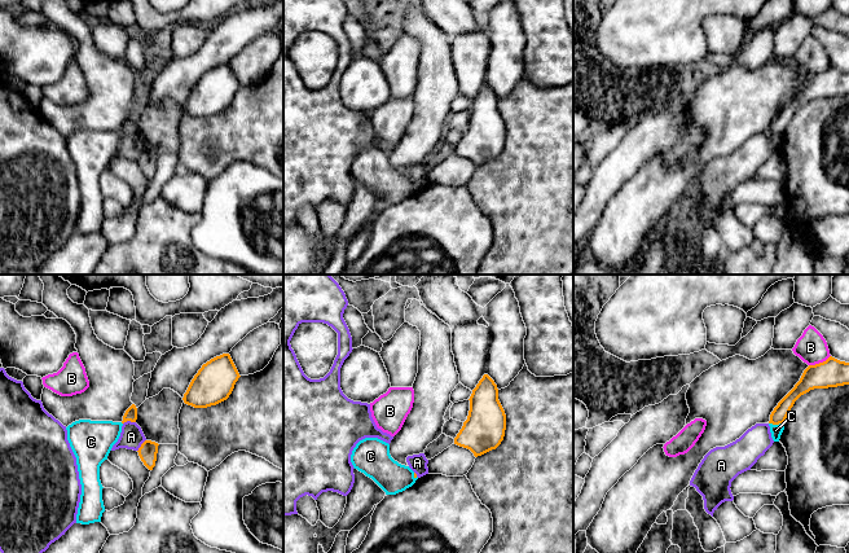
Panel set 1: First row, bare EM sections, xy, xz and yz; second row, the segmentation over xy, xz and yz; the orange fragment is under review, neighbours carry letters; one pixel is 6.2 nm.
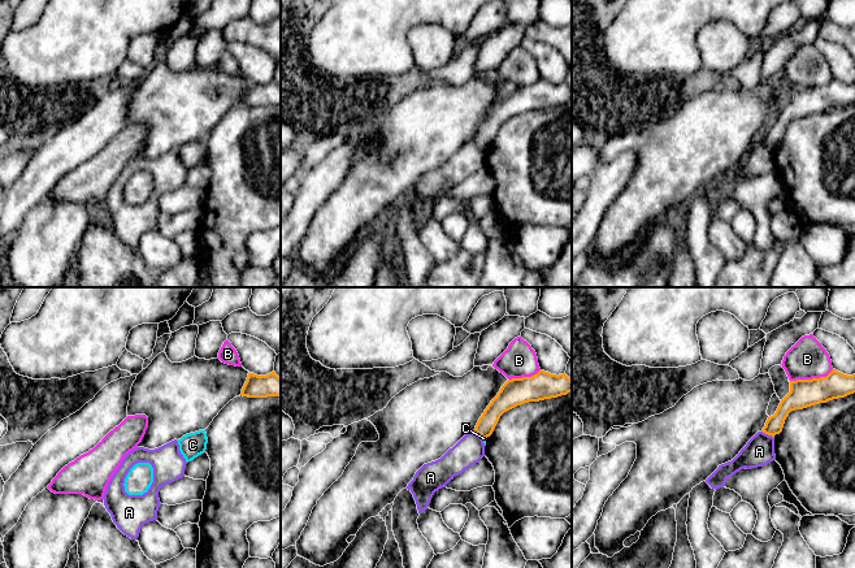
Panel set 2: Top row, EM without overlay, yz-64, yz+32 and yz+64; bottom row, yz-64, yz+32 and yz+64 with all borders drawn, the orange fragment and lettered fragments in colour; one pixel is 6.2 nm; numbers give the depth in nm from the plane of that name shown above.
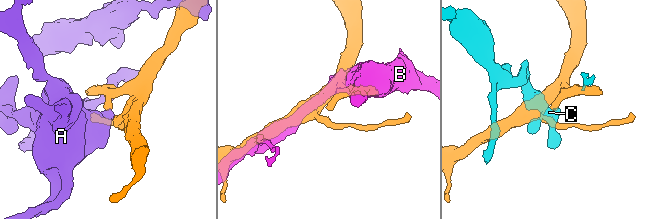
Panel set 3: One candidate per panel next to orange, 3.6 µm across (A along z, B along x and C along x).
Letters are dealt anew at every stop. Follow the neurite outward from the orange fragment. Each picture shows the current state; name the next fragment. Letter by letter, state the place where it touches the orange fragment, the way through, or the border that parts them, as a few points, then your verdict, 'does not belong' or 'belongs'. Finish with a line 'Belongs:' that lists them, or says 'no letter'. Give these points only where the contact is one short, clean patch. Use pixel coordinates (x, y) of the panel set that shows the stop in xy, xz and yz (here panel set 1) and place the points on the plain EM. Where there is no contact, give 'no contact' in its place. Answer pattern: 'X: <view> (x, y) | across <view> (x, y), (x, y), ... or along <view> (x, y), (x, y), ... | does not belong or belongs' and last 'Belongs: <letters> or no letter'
A: xy (128, 130) | does not belong
B: yz (819, 73) | along yz (830, 65), (825, 70), (809, 75) | does not belong
C: yz (777, 134) | along yz (769, 132), (783, 134) | does not belong
Belongs: no letter

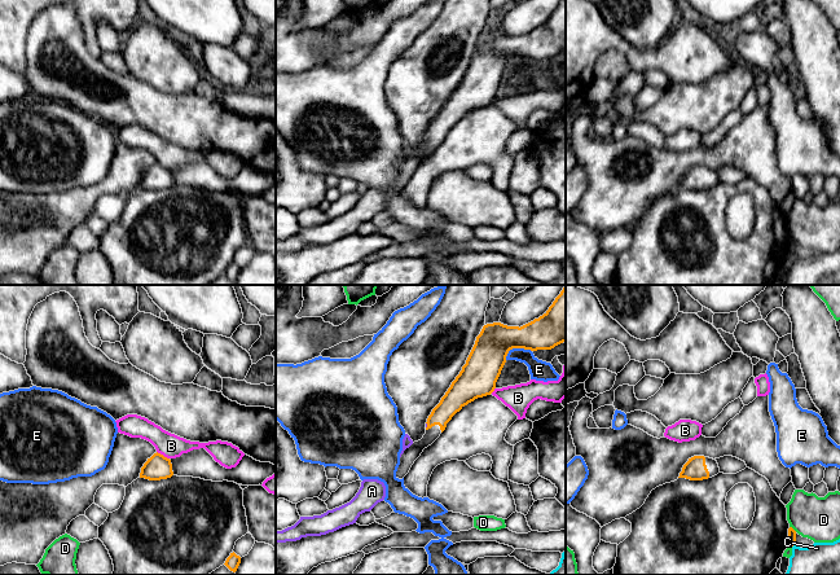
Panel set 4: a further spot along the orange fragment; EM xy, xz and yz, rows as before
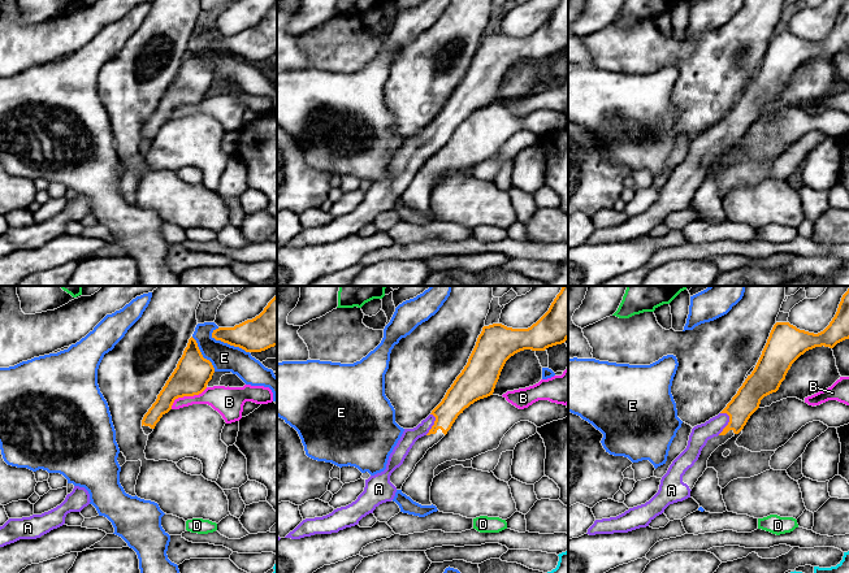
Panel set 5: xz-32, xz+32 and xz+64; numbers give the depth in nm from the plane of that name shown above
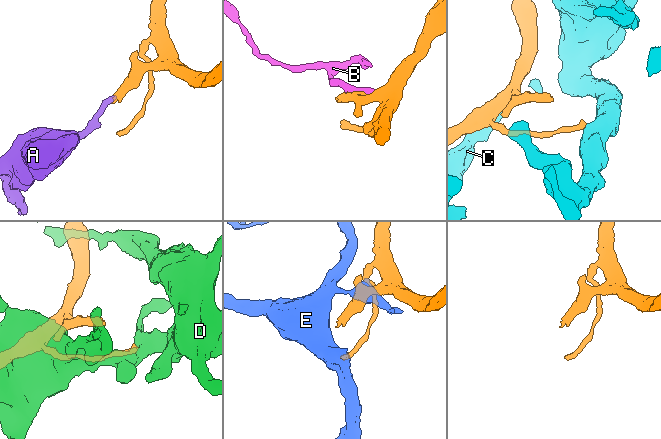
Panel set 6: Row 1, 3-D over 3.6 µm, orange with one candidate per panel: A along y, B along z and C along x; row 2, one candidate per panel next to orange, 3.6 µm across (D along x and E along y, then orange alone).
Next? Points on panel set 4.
A: xz (427, 135) | across xz (456, 106), (427, 135), (426, 134) | belongs
B: xy (162, 165) | along xy (157, 161), (168, 169) | does not belong
C: yz (792, 255) | does not belong
D: yz (792, 238) | does not belong
E: xz (515, 57) | along xz (531, 61), (511, 58), (505, 69) | does not belong
Belongs: A

